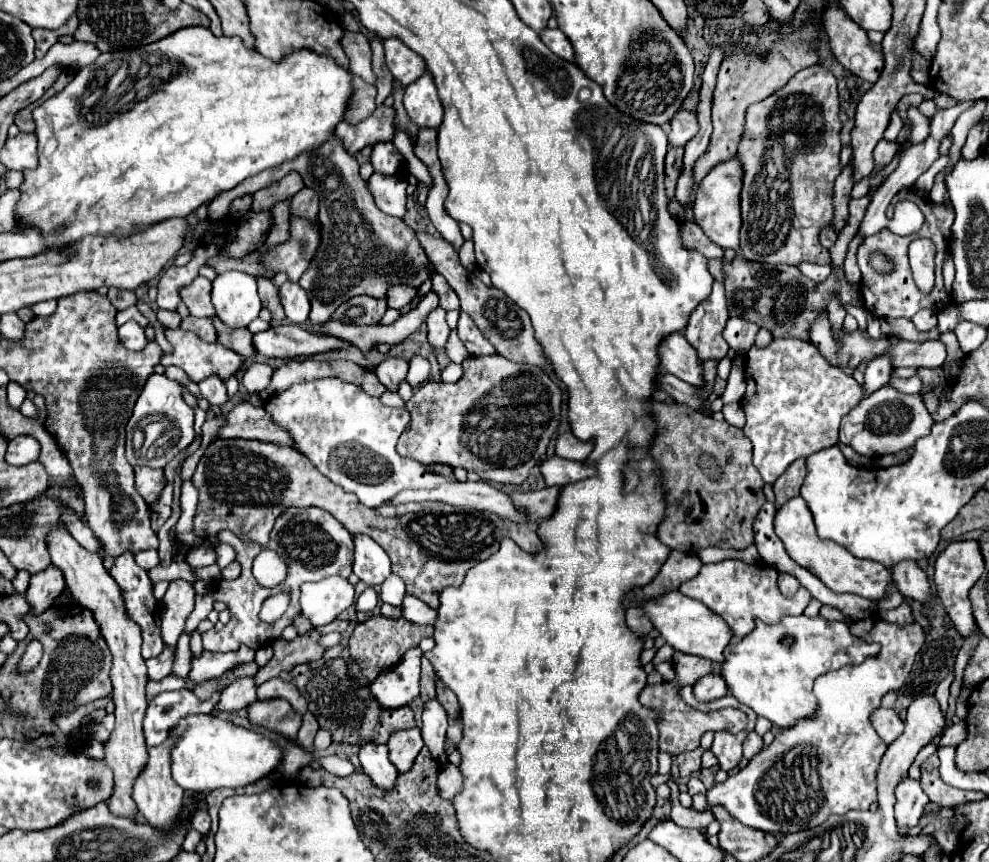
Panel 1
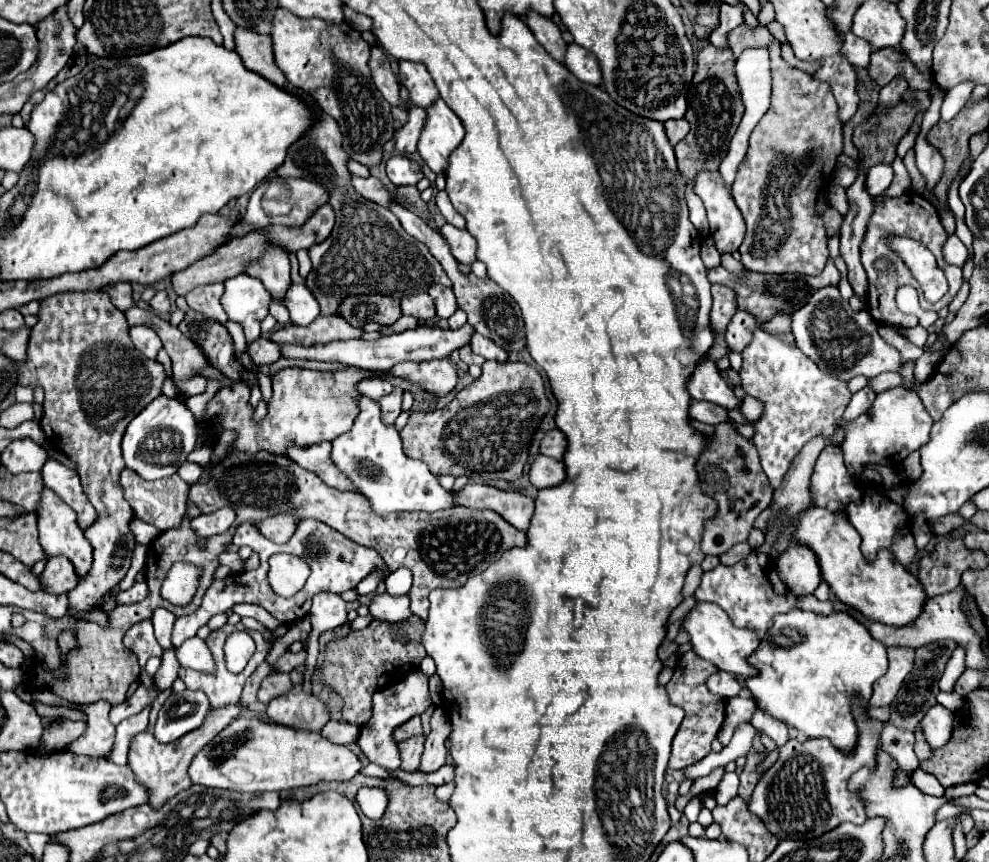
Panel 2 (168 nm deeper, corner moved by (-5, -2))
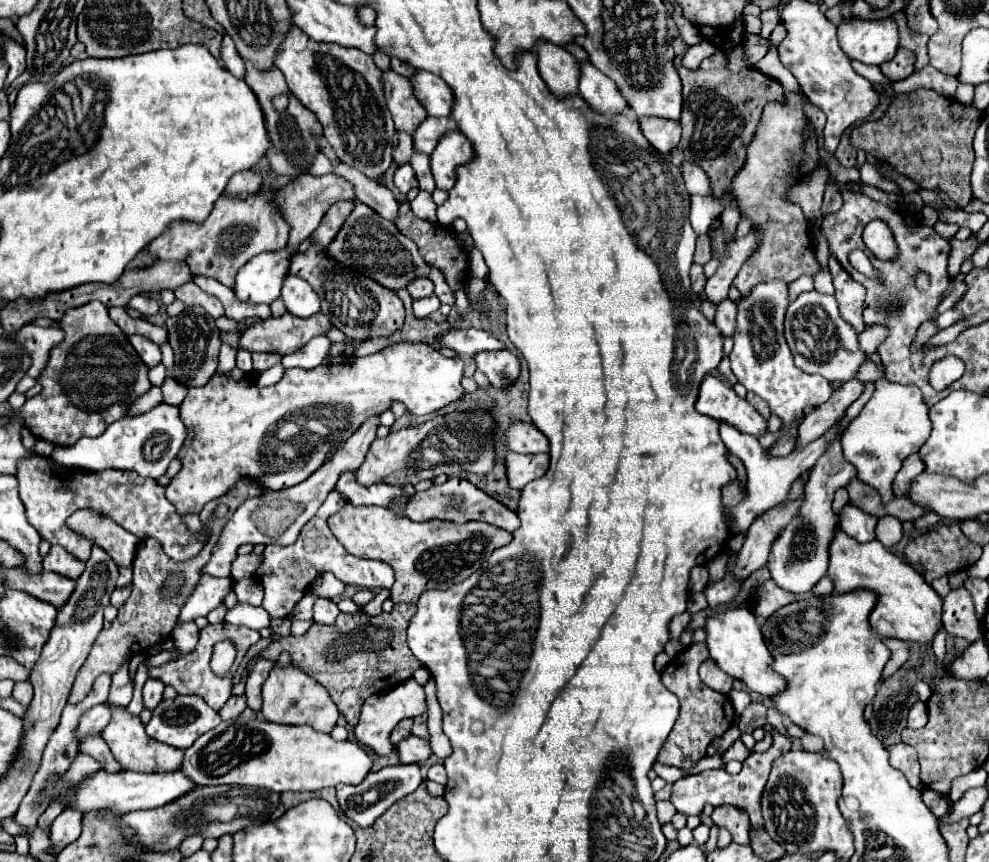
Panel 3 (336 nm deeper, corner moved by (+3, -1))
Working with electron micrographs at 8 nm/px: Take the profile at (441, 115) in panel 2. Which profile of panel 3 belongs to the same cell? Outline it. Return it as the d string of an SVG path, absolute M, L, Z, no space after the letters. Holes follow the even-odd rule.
M448 131L438 139L438 145L434 147L430 155L430 167L438 189L448 191L456 181L456 167L464 165L472 159L472 143L458 131Z

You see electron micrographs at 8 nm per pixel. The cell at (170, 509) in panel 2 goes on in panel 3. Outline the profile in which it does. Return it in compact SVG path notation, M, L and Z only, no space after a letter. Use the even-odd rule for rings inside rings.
M34 453L30 459L18 463L16 479L20 485L20 499L26 507L26 517L30 525L40 533L44 541L48 541L50 545L62 545L70 555L78 557L80 561L86 561L90 557L90 549L94 543L90 539L80 537L66 525L66 519L76 509L91 509L102 513L103 516L112 517L118 525L134 533L138 539L158 539L164 547L164 553L174 561L190 559L198 555L204 547L204 537L196 539L180 521L180 515L176 513L174 505L170 505L170 501L166 499L166 487L162 487L154 479L140 477L134 471L66 471L66 467L56 465L50 457L38 457Z

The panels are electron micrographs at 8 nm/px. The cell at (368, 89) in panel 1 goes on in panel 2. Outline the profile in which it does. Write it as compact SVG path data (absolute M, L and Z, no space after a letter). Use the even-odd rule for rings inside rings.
M278 8L272 42L276 64L288 82L308 92L318 106L338 122L346 154L368 168L378 166L382 162L384 144L394 136L394 126L390 104L372 82L368 68L370 46L362 40L360 32L348 24L326 26L320 18L306 20Z

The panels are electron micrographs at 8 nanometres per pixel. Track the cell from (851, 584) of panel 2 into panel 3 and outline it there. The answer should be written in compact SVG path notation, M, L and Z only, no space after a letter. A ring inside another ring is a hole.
M836 529L830 541L828 555L828 577L834 581L834 589L838 593L850 593L856 589L868 589L876 593L876 605L868 621L878 637L894 637L918 643L932 641L942 625L942 599L908 563L884 549L880 541L874 539L870 543L856 543L840 529Z

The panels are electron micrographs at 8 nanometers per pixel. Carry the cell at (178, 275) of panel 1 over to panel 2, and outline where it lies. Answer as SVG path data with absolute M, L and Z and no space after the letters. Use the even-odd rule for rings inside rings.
M156 292L156 296L148 302L156 312L160 314L166 314L170 312L170 300L168 300L168 294L166 292Z

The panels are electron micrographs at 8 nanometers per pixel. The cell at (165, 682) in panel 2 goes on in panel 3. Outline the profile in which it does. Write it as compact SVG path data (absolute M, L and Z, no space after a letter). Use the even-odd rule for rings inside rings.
M148 677L144 685L144 707L154 709L162 701L162 691L164 691L164 685L158 679Z

